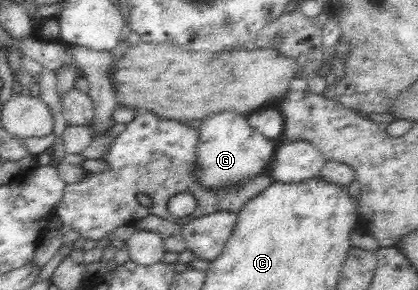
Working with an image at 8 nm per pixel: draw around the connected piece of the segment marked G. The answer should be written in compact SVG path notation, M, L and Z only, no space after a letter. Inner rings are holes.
M221 111L207 117L201 125L201 139L197 143L196 177L203 188L227 187L237 190L247 179L266 172L269 162L275 155L277 141L269 141L264 135L247 123L247 117Z

